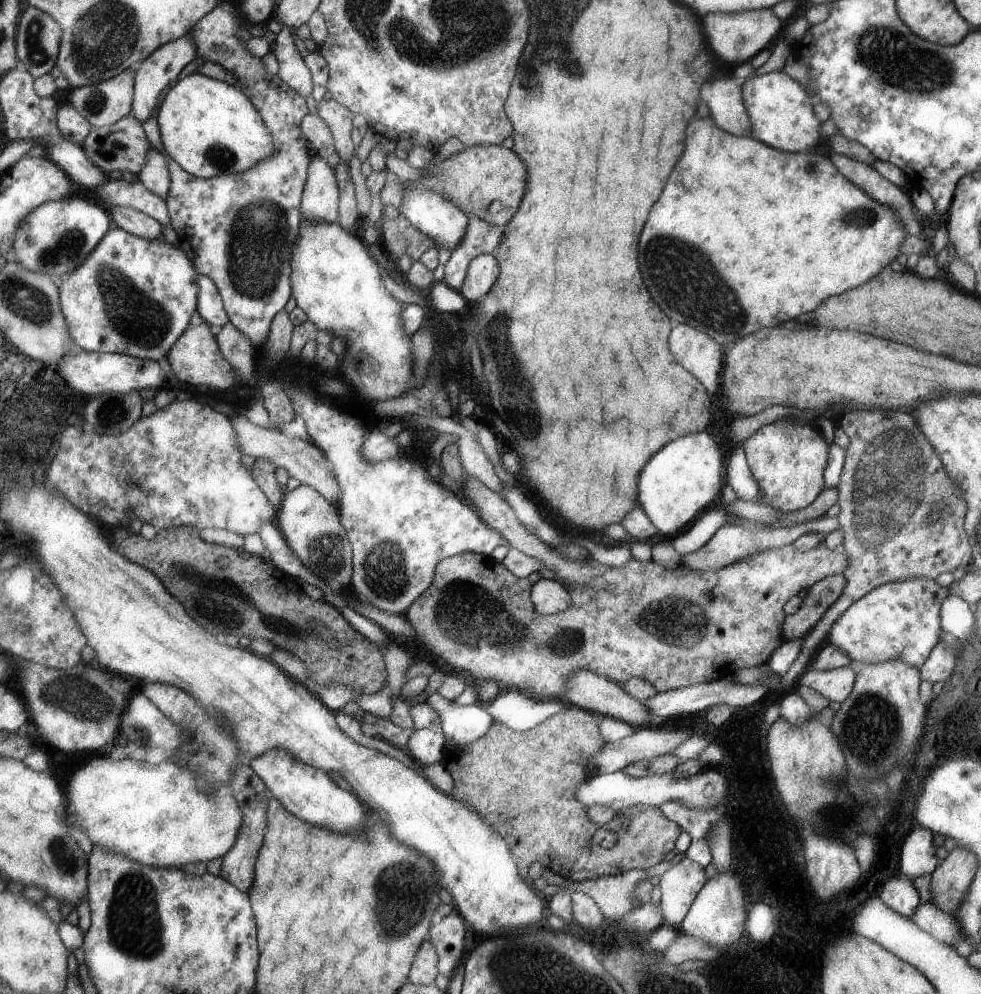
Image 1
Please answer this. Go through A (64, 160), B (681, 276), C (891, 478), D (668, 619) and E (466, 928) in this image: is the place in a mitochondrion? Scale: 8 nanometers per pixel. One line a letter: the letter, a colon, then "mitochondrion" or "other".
A: other
B: mitochondrion
C: mitochondrion
D: mitochondrion
E: other

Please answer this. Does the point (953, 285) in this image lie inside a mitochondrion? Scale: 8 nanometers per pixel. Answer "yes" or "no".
no

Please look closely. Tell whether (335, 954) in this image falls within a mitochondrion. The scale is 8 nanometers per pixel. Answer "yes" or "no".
no

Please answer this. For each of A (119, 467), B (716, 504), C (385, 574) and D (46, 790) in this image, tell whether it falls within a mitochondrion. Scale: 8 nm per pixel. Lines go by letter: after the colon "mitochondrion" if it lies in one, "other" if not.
A: other
B: other
C: mitochondrion
D: other

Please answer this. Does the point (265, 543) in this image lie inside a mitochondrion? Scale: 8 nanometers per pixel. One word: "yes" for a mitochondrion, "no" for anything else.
no

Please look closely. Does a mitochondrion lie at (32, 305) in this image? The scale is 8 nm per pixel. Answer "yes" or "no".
yes

